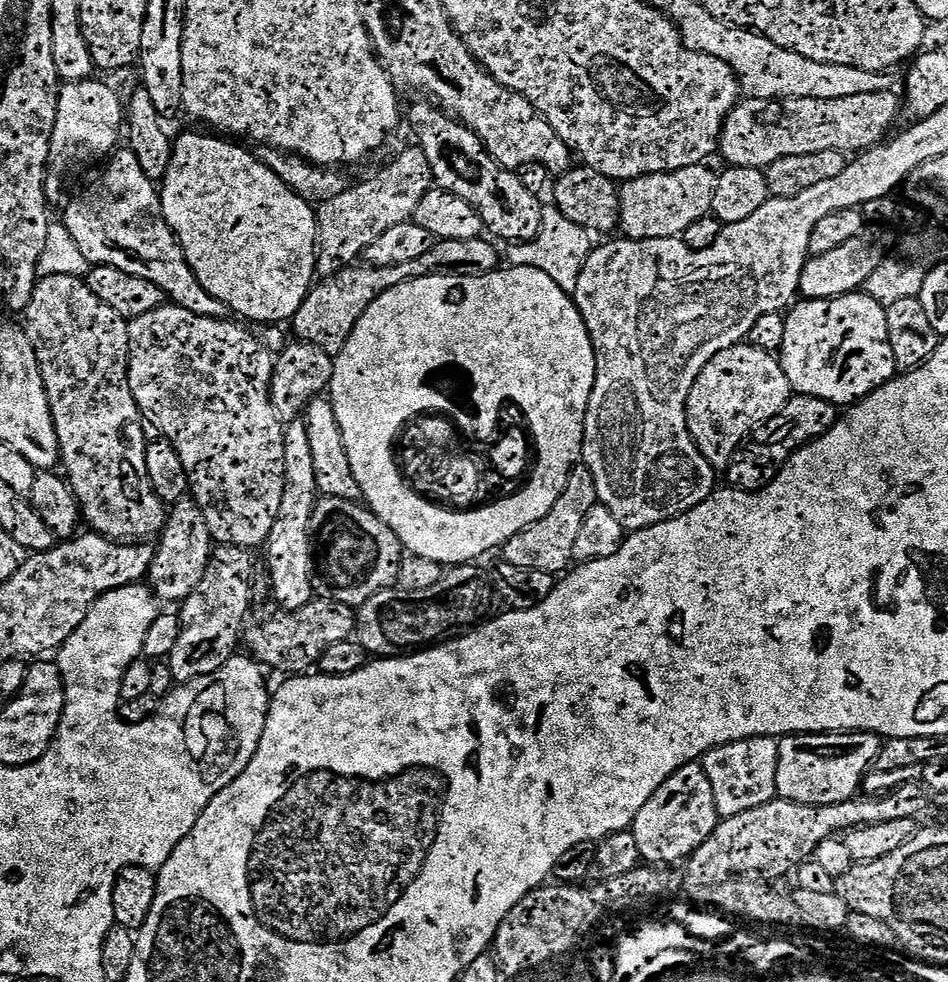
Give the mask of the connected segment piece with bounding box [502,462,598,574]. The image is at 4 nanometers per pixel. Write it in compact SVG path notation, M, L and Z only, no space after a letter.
M581 462L570 474L570 478L566 482L566 490L562 490L562 494L558 498L558 502L554 502L550 514L546 514L546 518L538 518L538 522L526 526L521 532L514 534L514 538L510 538L504 543L503 563L526 570L542 570L553 574L567 573L574 560L572 551L579 532L582 530L591 508L597 504L594 475Z

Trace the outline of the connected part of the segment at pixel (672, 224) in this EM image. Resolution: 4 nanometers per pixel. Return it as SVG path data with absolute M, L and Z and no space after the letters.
M713 154L700 164L673 172L639 176L619 189L619 229L629 240L653 240L663 236L683 237L691 224L696 224L712 211L714 190L720 181L722 160Z

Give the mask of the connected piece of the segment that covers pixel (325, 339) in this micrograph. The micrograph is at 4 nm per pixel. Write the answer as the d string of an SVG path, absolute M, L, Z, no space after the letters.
M431 248L422 257L424 260L416 257L410 262L384 267L365 266L366 268L360 268L357 272L357 268L349 266L328 280L320 280L292 317L291 327L296 327L296 332L300 335L297 337L301 341L312 341L333 354L340 353L356 324L367 314L375 300L388 290L394 290L394 286L405 284L408 280L417 280L416 272L425 272L428 276L428 268L436 268L436 252Z

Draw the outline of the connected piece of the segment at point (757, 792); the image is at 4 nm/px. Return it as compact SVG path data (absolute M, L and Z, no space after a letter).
M755 736L745 740L726 742L726 746L711 748L702 757L706 774L714 786L716 808L721 817L737 816L754 806L777 799L778 750L780 740L775 736Z

